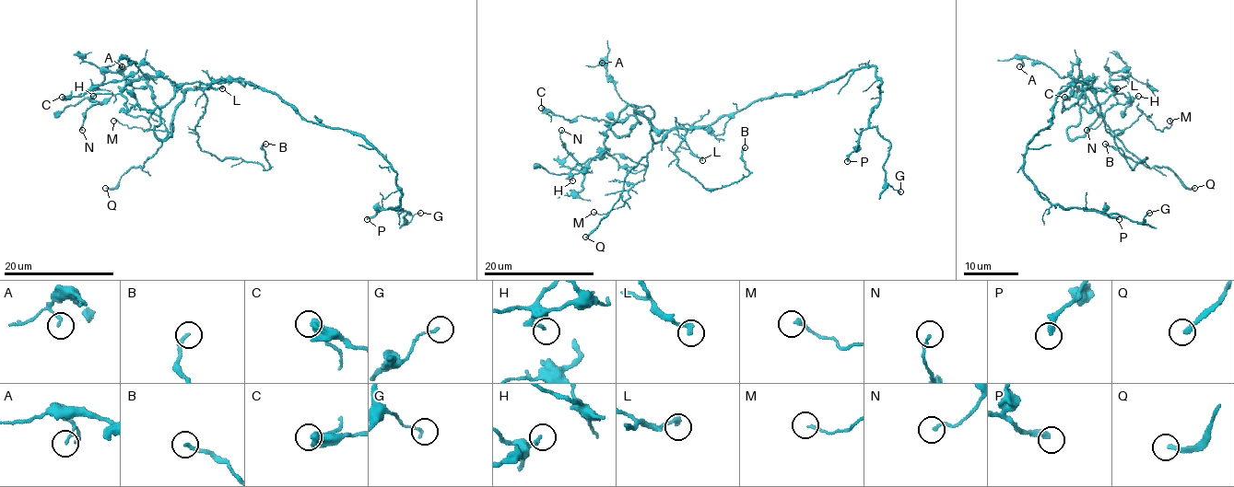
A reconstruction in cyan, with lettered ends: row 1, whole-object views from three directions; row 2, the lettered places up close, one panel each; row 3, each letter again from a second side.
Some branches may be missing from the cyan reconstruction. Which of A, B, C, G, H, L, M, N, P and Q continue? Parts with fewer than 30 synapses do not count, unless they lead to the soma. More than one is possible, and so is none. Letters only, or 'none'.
Q

